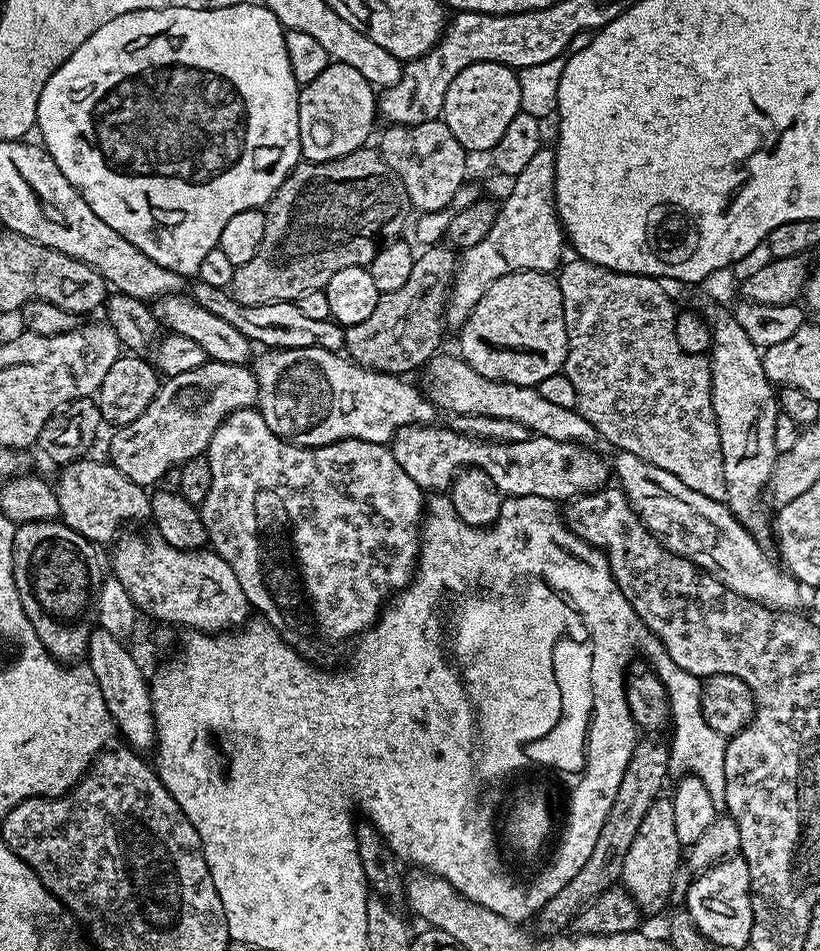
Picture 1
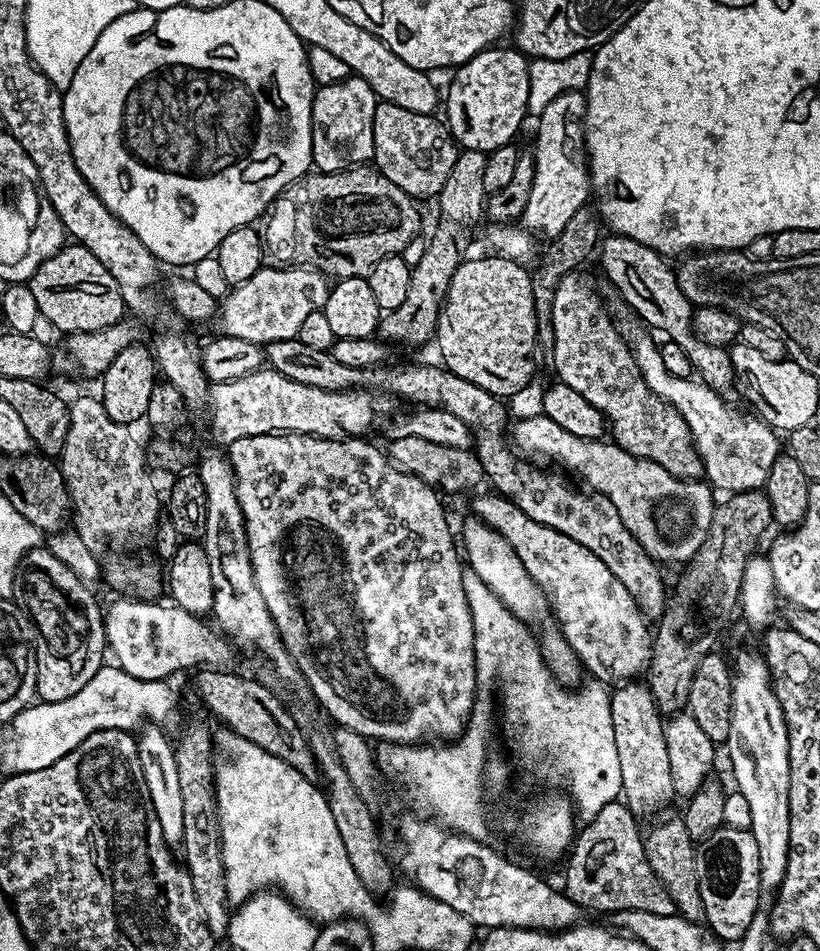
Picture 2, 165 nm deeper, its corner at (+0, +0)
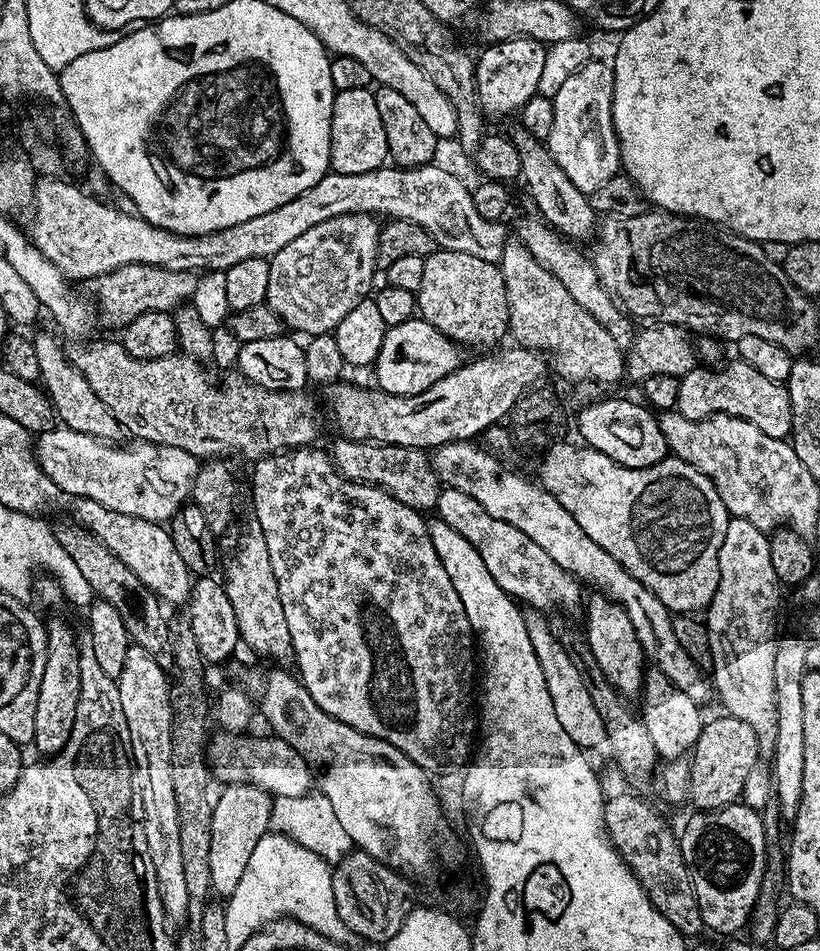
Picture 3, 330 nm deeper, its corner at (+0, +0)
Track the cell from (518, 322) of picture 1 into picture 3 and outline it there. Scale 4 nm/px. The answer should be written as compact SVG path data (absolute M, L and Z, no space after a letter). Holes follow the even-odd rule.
M443 250L431 252L424 257L424 262L425 270L422 275L422 284L415 292L416 307L423 320L430 326L436 327L442 335L459 346L469 344L472 348L488 350L499 345L501 343L499 340L508 332L508 303L504 297L504 279L500 273L499 263L474 258L474 254Z

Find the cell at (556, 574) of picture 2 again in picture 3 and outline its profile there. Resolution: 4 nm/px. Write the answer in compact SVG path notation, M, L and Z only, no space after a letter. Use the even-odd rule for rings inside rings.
M445 487L437 498L435 511L439 519L445 520L482 556L486 570L490 570L494 582L502 586L513 600L523 602L533 609L540 610L543 604L561 604L564 608L572 608L580 600L582 584L537 546L531 538L526 538L522 530L514 530L510 522L502 522L498 518L490 518L486 510L460 490Z

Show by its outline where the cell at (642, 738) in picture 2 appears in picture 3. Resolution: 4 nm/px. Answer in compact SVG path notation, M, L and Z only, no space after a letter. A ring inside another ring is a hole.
M605 594L594 595L596 596L589 598L588 609L584 612L585 618L588 619L584 624L585 630L583 629L588 648L594 654L594 662L598 662L602 674L606 674L606 678L619 690L620 695L625 698L635 697L644 686L646 659L634 625L623 606Z

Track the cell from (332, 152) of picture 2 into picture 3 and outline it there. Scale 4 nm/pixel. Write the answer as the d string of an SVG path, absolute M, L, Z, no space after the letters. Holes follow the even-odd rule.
M333 55L331 61L330 78L339 90L334 98L330 122L331 171L338 174L366 174L375 168L383 168L389 159L386 130L382 126L382 117L378 115L375 91L371 87L364 88L373 83L370 70L349 56Z

